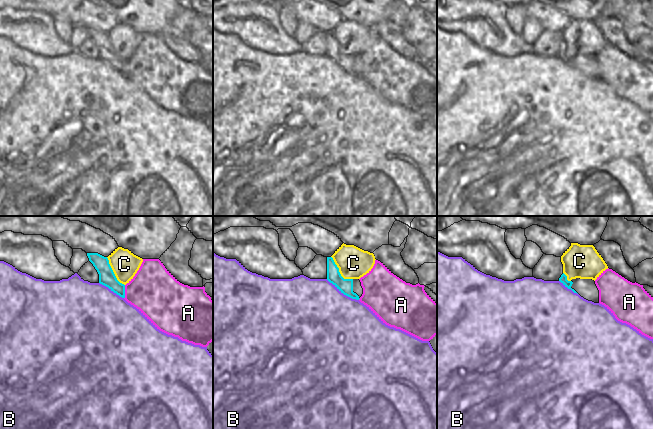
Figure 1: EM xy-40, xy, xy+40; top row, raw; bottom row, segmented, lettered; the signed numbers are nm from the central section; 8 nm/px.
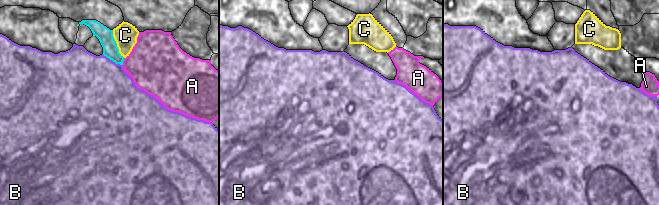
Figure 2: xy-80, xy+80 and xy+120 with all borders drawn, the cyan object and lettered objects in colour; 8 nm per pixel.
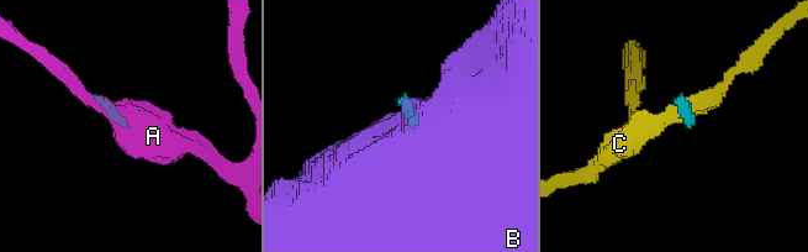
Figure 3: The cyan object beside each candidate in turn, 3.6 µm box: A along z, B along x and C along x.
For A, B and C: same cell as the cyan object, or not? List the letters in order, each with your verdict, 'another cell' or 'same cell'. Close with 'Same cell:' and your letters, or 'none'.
A: another cell
B: another cell
C: another cell
Same cell: none

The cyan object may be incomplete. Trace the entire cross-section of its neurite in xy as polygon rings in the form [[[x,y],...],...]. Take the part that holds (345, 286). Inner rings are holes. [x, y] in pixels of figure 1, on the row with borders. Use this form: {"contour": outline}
{"contour": [[[327,257],[327,280],[344,295],[359,300],[363,288],[359,279],[344,279],[332,257]]]}

